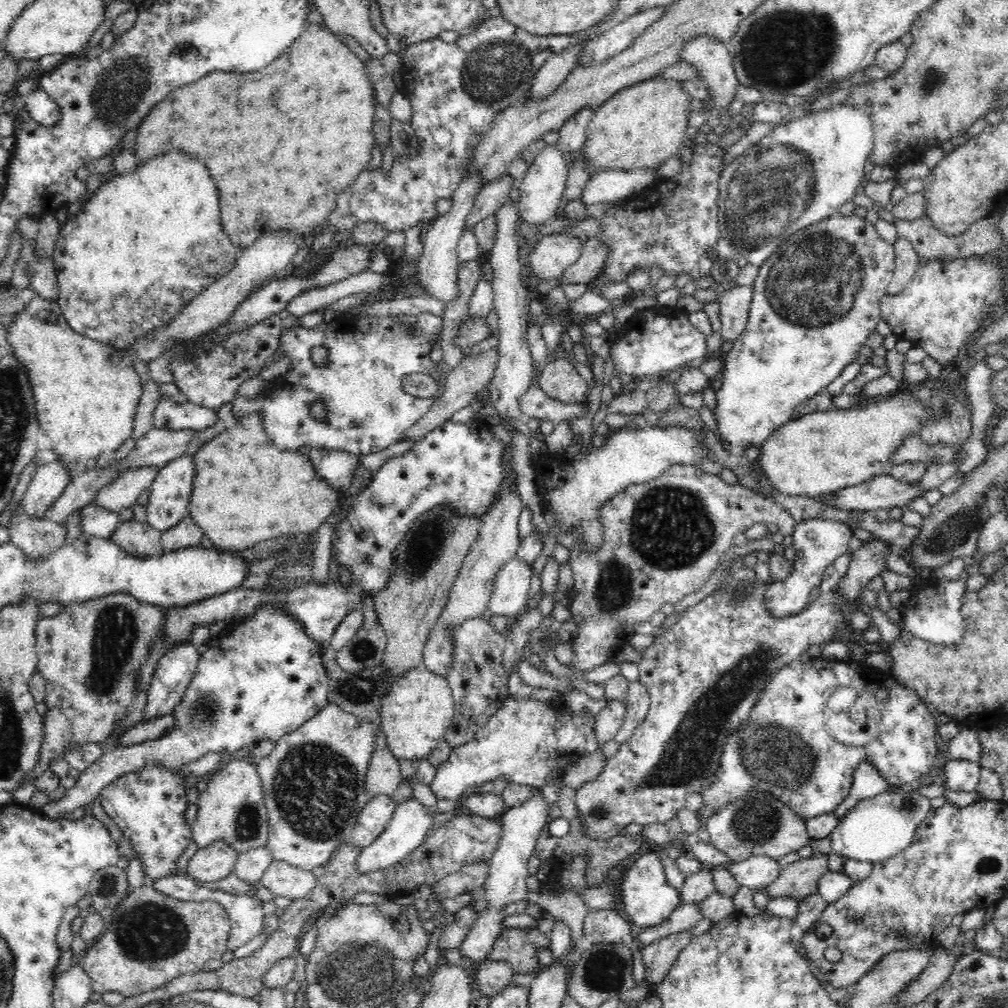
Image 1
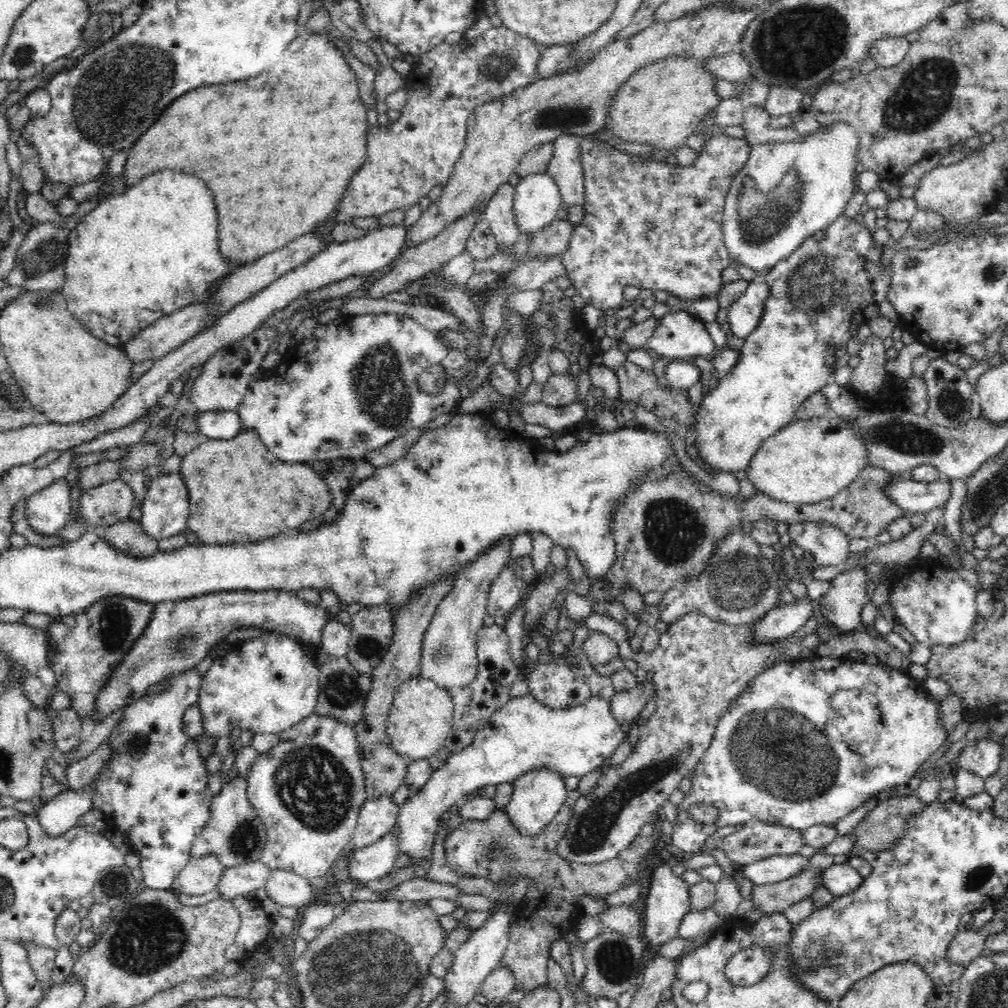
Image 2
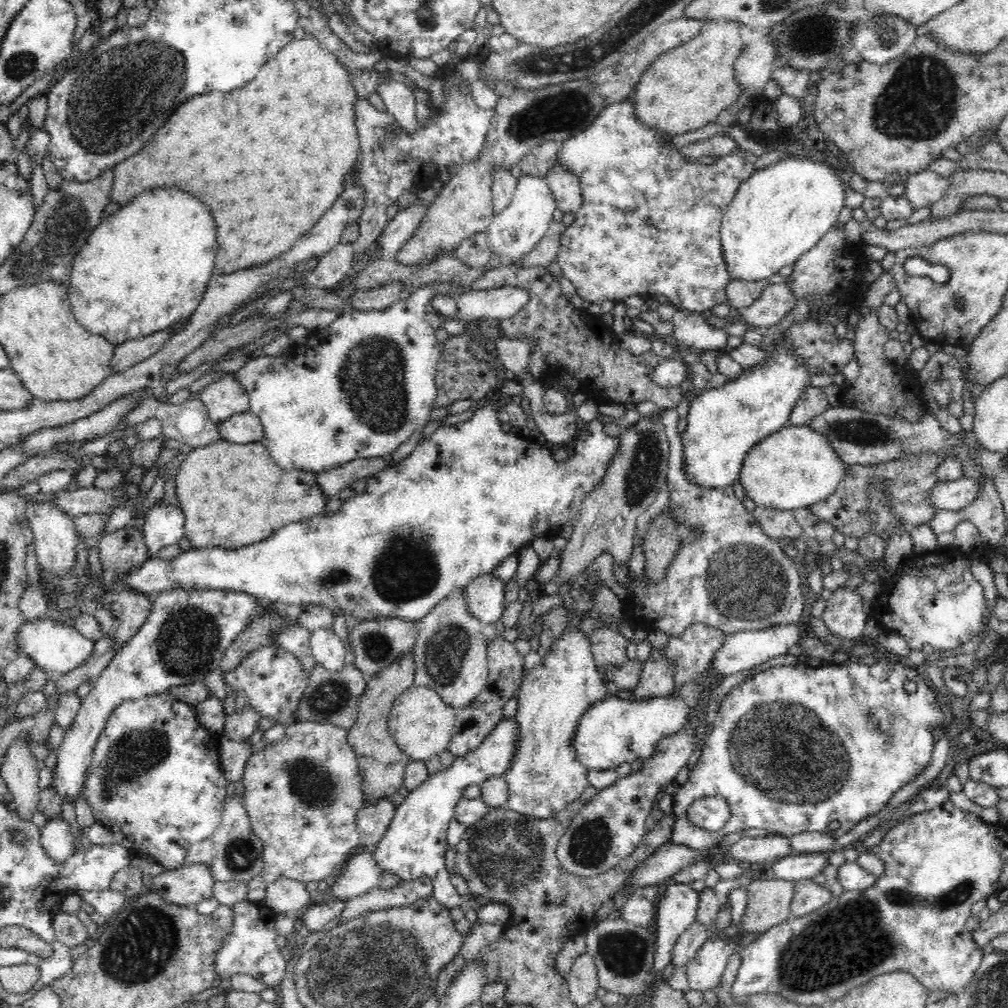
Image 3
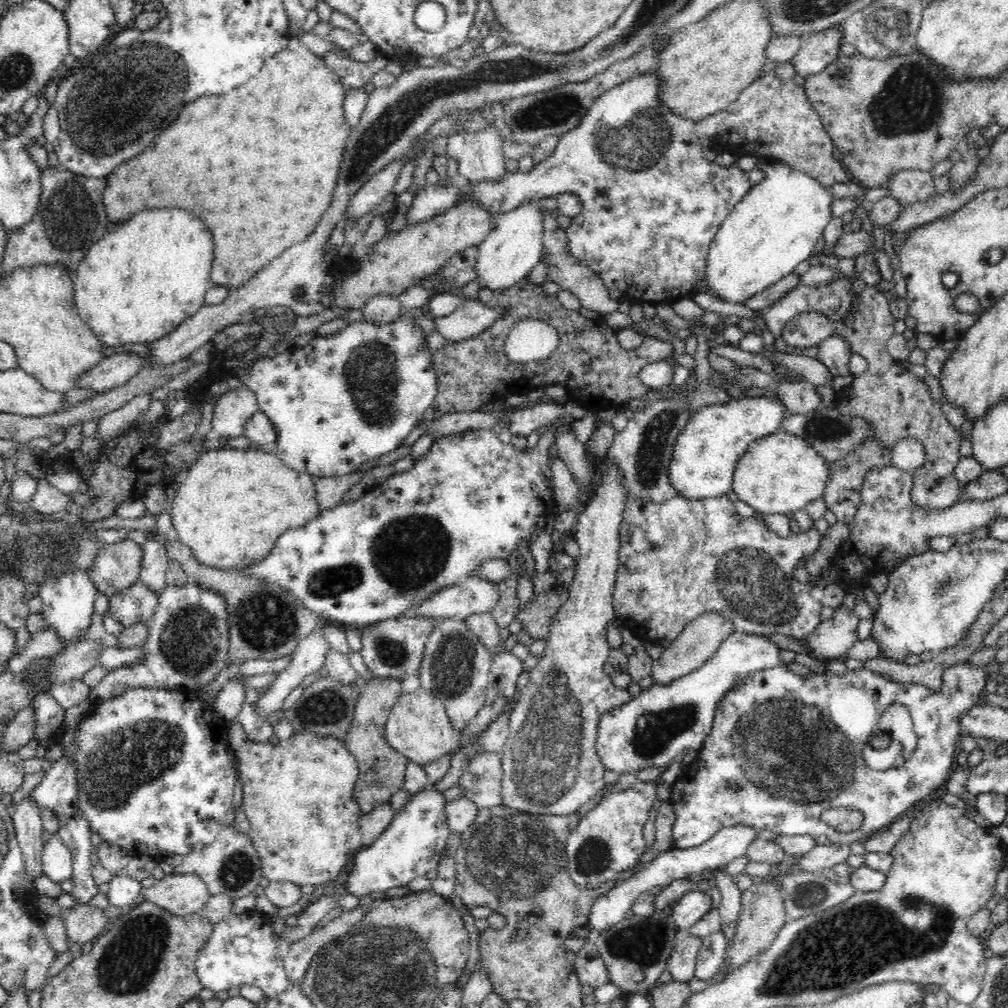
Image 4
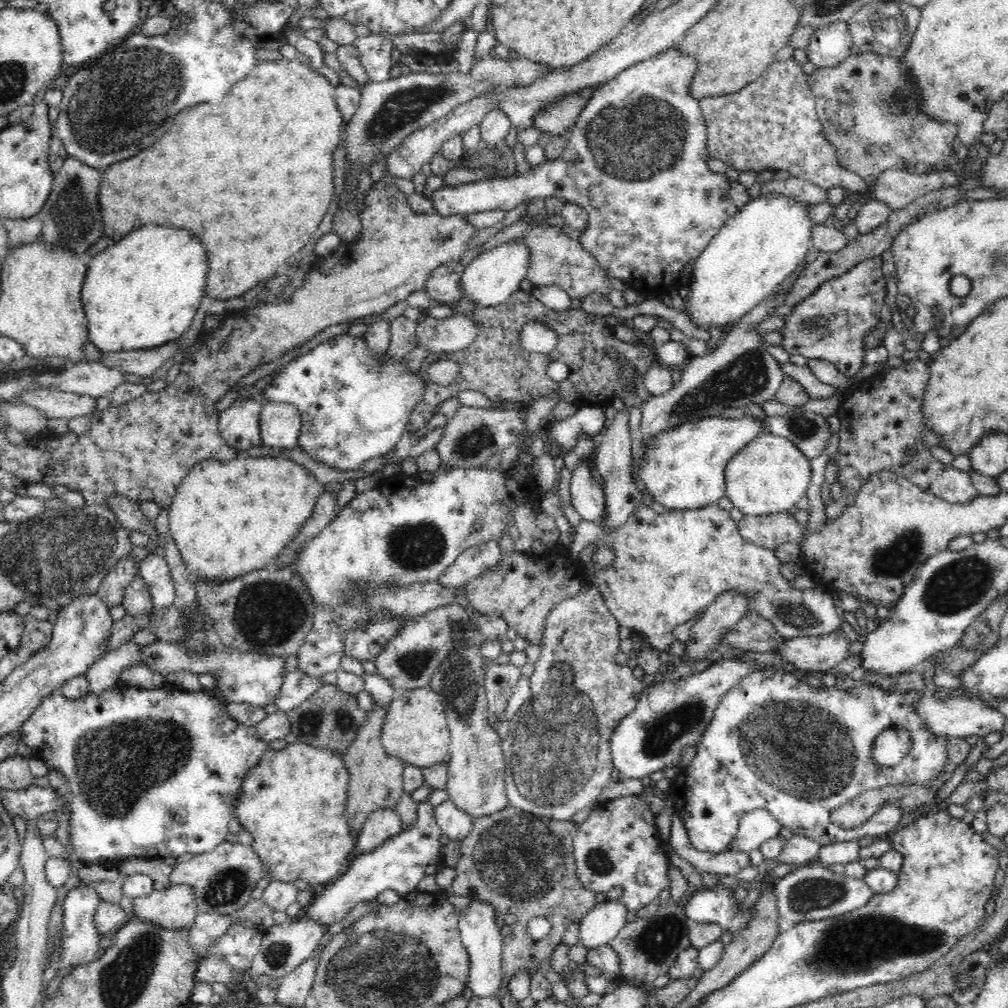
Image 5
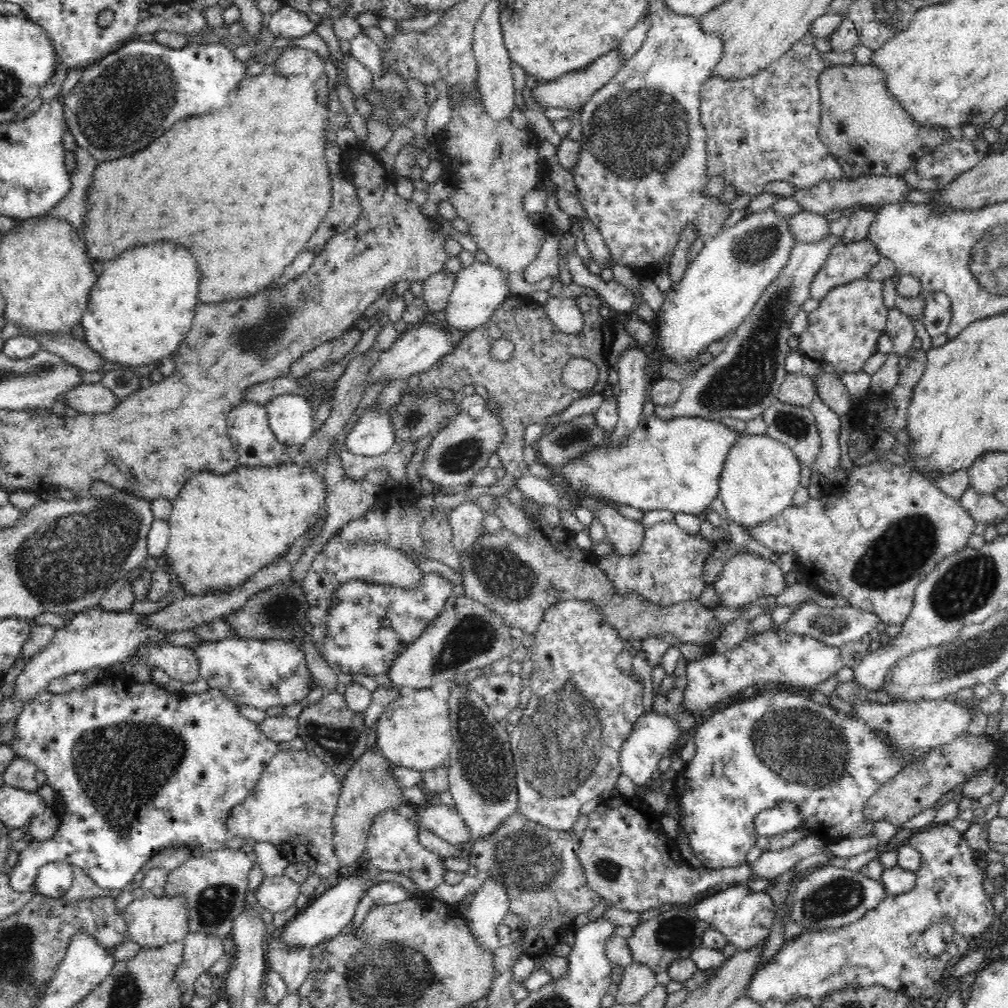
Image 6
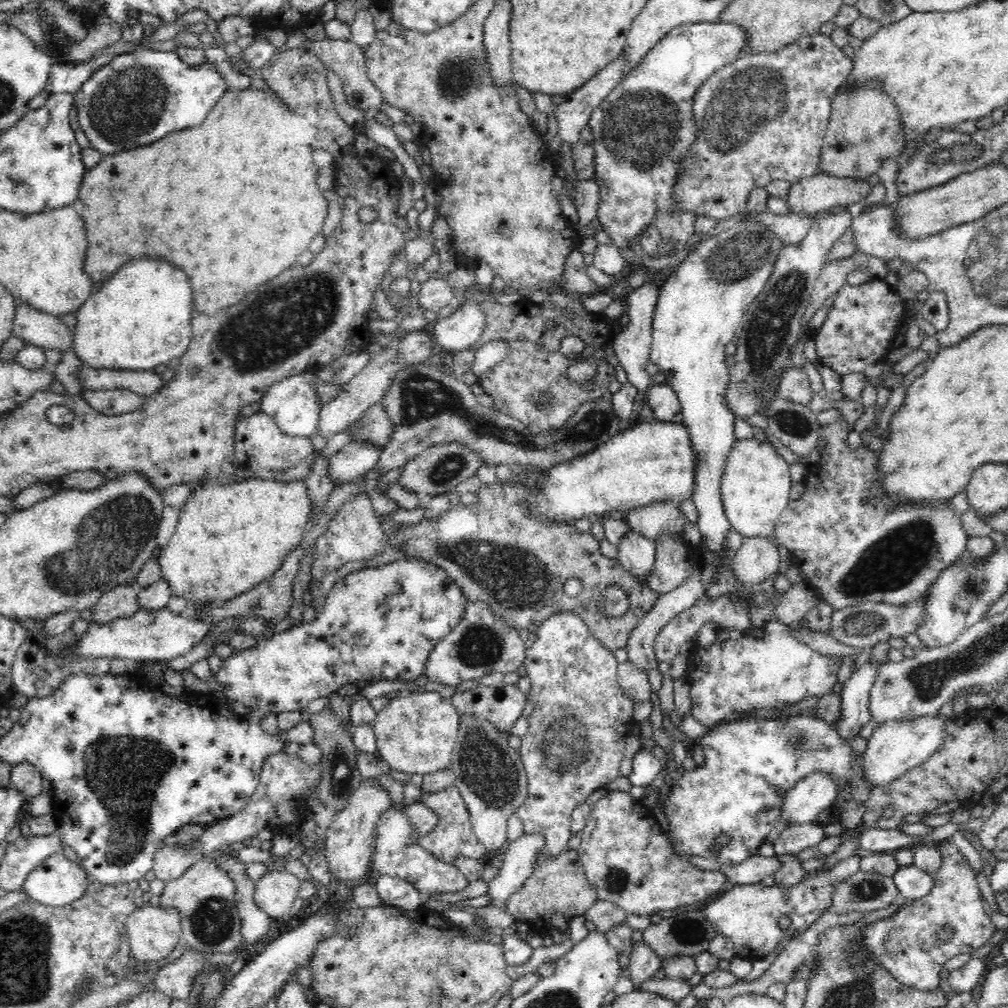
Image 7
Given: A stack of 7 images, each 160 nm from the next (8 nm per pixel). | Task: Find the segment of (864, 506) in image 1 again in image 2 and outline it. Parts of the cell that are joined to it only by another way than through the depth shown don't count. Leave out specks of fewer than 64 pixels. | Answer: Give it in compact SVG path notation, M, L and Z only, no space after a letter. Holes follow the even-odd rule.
M945 477L934 482L900 478L883 489L886 497L901 506L907 514L928 513L934 508L945 506L951 497L950 479Z

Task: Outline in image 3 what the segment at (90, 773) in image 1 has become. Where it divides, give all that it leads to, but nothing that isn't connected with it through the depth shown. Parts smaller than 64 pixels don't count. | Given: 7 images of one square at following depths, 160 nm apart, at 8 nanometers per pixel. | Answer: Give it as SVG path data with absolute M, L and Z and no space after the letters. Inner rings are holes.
M266 645L253 650L233 671L223 673L227 691L246 696L246 704L260 717L276 719L277 724L294 721L302 695L308 686L308 672L294 654L282 647ZM62 815L47 819L46 825L40 829L40 843L48 856L52 857L58 865L67 861L74 852L74 834L68 821Z

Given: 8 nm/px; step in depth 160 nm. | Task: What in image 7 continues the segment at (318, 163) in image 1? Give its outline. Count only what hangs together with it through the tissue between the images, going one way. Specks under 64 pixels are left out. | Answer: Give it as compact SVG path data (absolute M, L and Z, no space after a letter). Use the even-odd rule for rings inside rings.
M250 86L243 90L228 89L207 114L202 124L167 134L166 138L161 138L150 146L142 146L136 150L110 154L110 156L103 155L95 167L87 170L78 194L78 204L84 202L84 210L80 212L80 216L84 218L84 226L88 234L88 252L86 252L86 264L84 264L86 274L90 276L93 283L98 283L108 280L124 262L128 262L134 256L166 258L188 274L194 290L192 296L194 311L214 316L219 310L238 304L242 298L246 298L248 292L252 292L260 284L276 278L278 274L294 266L298 262L298 256L309 250L310 243L322 231L328 213L325 192L318 188L319 167L314 164L314 158L312 158L314 152L310 148L306 132L294 128L296 122L299 122L299 119L292 116L286 103L282 102L282 99L280 100L280 97L268 87L262 90L252 89Z

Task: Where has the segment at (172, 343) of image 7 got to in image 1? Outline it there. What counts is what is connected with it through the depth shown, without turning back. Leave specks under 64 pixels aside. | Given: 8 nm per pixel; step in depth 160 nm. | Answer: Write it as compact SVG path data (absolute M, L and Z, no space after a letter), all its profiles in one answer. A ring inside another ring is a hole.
M172 149L164 155L150 158L145 163L137 163L136 168L131 172L115 174L115 177L99 186L94 194L85 201L82 210L72 217L68 226L62 228L53 255L56 271L58 271L58 285L60 286L57 301L67 323L74 332L113 348L131 351L138 338L168 326L192 302L192 298L196 298L204 290L207 290L208 286L220 278L224 278L230 270L234 270L233 266L238 255L239 249L230 241L230 238L224 233L222 224L220 224L218 188L216 188L216 182L210 178L210 172L206 170L206 166L196 156L188 156L188 154L182 154L178 149Z

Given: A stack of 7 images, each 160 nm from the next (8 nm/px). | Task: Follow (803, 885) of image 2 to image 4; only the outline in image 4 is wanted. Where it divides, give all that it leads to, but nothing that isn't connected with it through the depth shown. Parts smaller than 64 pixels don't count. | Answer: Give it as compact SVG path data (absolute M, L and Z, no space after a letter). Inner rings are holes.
M771 879L755 880L753 885L741 894L741 912L737 920L736 932L725 955L729 958L729 966L732 970L729 974L754 959L758 953L766 950L786 923L781 888L778 888Z

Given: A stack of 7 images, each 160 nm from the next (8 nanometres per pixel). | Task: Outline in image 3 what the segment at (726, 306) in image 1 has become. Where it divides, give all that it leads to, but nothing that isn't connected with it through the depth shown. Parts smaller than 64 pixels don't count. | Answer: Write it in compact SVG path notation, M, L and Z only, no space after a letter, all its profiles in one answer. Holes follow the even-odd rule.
M768 284L750 306L738 309L739 321L759 331L778 324L798 304L785 284Z

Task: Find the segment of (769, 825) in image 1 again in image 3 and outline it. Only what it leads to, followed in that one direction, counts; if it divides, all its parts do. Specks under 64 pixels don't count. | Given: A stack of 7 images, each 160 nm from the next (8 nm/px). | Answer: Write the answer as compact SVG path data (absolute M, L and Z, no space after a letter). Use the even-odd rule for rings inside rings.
M774 833L760 838L745 836L729 847L728 858L751 867L768 860L780 860L783 856L794 854L789 840L790 838Z

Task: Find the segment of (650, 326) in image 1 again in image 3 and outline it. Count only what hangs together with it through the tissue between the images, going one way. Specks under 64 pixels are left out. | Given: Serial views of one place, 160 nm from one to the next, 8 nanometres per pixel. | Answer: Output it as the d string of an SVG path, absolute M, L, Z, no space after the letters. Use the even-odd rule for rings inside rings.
M678 308L670 324L675 347L682 345L702 353L724 348L728 344L726 330L708 324L702 313Z

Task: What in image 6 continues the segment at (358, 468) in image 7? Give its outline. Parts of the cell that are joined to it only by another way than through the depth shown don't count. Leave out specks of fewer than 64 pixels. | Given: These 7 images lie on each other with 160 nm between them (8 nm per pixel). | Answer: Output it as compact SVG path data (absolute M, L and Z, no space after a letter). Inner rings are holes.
M374 404L362 416L345 436L345 447L352 454L362 456L378 456L388 452L396 441L390 413Z

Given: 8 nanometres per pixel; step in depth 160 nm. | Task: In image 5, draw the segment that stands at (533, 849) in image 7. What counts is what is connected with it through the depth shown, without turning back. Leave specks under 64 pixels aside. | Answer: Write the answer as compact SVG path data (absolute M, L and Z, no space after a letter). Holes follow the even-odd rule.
M479 900L472 901L466 908L459 911L459 931L461 941L469 952L470 976L468 984L473 996L477 997L496 997L503 973L501 972L501 954L503 949L503 938L500 927L496 924L496 916L499 913L487 902Z

